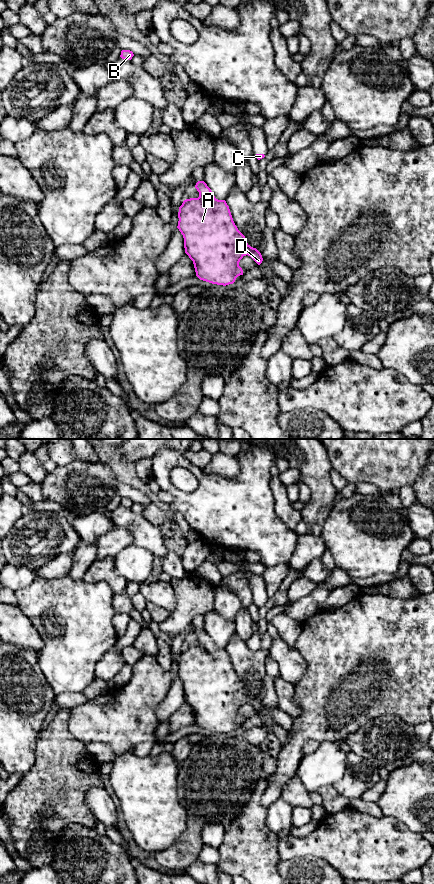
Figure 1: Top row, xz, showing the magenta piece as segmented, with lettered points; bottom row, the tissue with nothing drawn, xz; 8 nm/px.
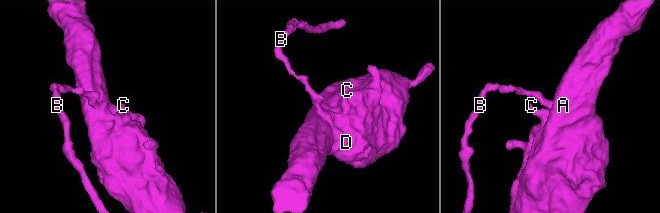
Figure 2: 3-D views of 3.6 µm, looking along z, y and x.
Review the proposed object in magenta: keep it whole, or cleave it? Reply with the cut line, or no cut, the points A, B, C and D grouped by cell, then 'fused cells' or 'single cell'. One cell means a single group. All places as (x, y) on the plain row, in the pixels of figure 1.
cut none; groups A B C D; single cell

